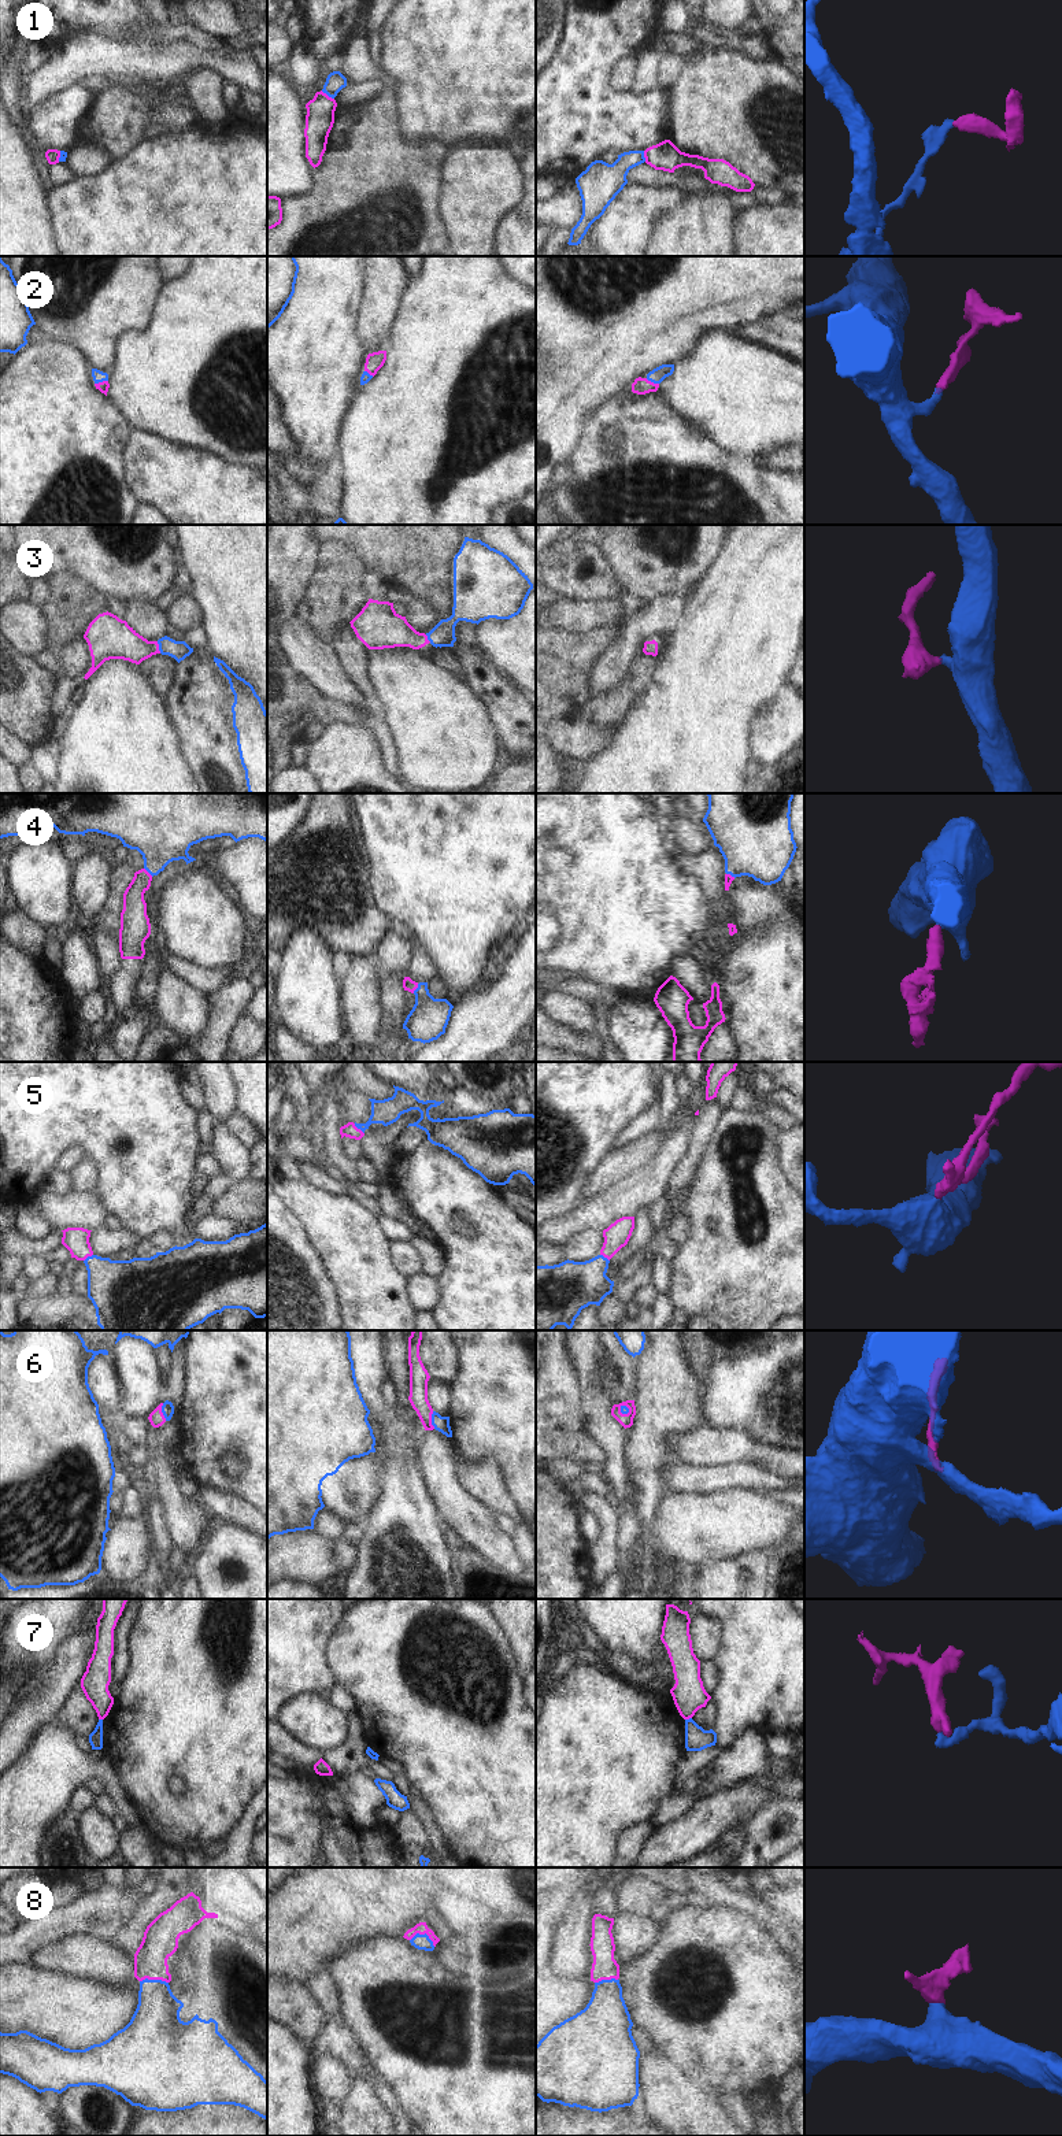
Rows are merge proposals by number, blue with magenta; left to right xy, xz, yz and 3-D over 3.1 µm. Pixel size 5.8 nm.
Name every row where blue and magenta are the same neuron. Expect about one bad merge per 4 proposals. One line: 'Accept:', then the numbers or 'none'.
Accept: 2, 3, 4, 5, 6, 8

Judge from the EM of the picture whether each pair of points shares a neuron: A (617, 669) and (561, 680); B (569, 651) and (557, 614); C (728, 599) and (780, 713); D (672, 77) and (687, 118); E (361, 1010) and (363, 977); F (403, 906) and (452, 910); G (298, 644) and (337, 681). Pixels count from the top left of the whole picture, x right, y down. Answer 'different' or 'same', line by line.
A: different
B: different
C: different
D: different
E: same
F: same
G: same

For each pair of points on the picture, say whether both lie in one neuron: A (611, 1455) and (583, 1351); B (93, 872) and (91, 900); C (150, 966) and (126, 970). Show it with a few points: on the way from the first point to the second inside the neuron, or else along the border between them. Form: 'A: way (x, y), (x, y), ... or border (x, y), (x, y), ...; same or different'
A: way (604, 1429), (598, 1422), (585, 1377); same
B: way (91, 878), (91, 893); same
C: border (144, 954), (133, 996); different

